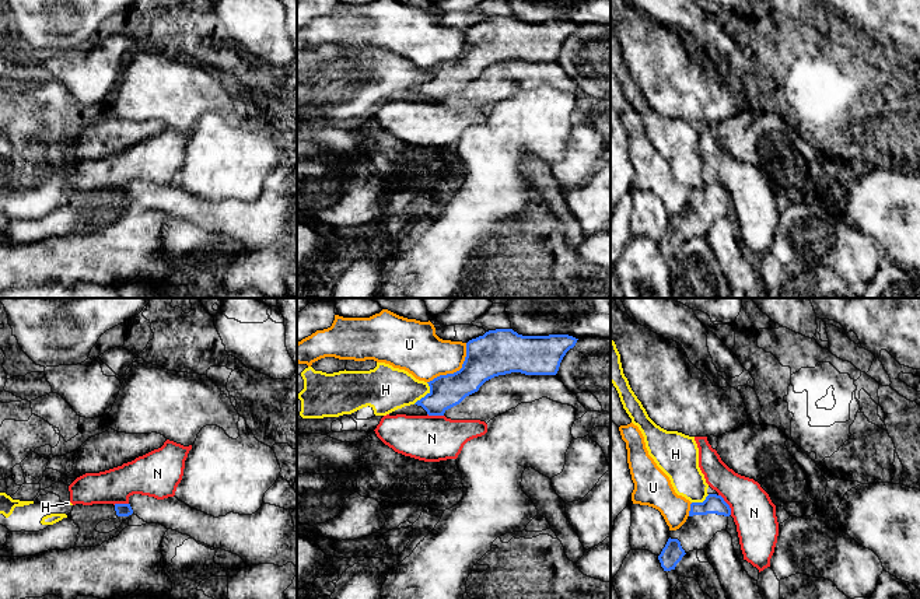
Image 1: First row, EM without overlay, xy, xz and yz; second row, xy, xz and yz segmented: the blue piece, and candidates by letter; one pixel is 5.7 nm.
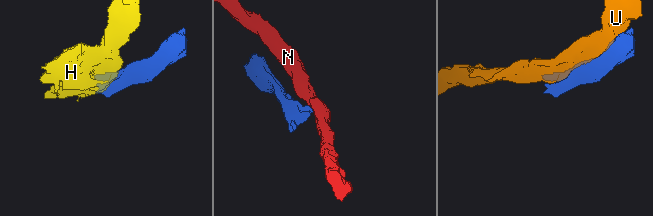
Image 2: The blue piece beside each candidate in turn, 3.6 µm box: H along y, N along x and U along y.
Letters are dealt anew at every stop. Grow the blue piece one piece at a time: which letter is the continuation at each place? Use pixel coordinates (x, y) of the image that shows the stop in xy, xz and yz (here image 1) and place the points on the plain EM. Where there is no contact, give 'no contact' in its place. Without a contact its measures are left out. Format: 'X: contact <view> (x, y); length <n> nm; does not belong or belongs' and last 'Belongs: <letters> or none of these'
H: contact xz (426, 81); length 150 nm; does not belong
N: contact yz (727, 191); length 140 nm; does not belong
U: contact xz (457, 58); length 320 nm; does not belong
Belongs: none of these

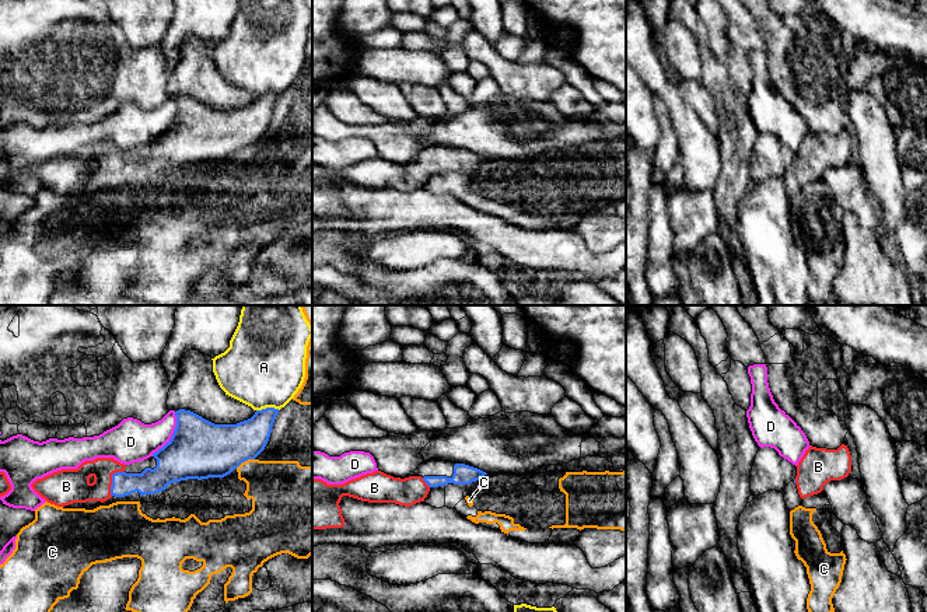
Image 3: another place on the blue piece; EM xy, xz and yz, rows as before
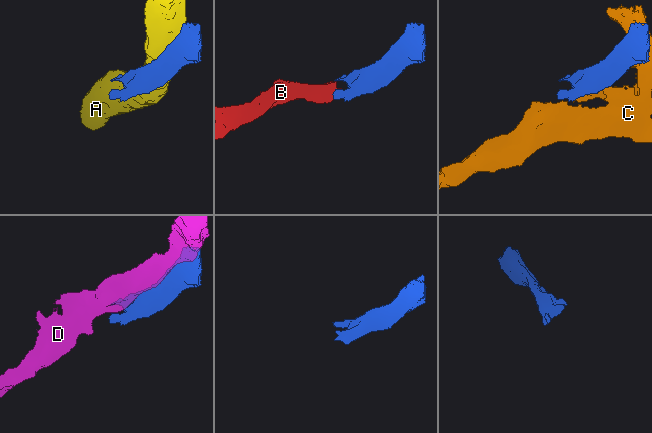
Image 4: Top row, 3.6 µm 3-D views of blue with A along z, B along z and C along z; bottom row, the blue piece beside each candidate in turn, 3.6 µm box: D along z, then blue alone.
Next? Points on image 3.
A: contact xy (268, 94); length 140 nm; does not belong
B: contact xy (112, 165); length 160 nm; belongs
C: contact xy (244, 147); length 130 nm; does not belong
D: contact xy (172, 121); length 300 nm; does not belong
Belongs: B

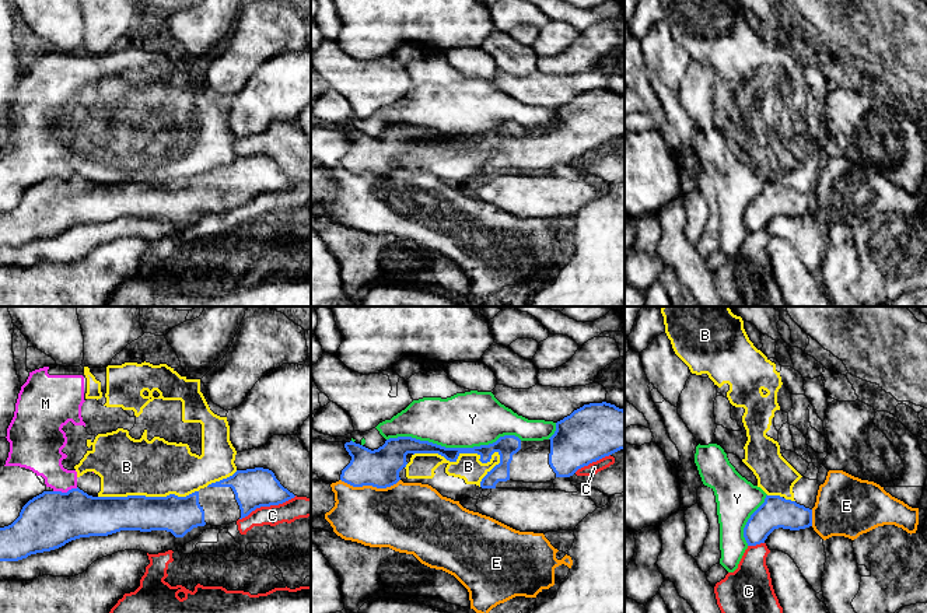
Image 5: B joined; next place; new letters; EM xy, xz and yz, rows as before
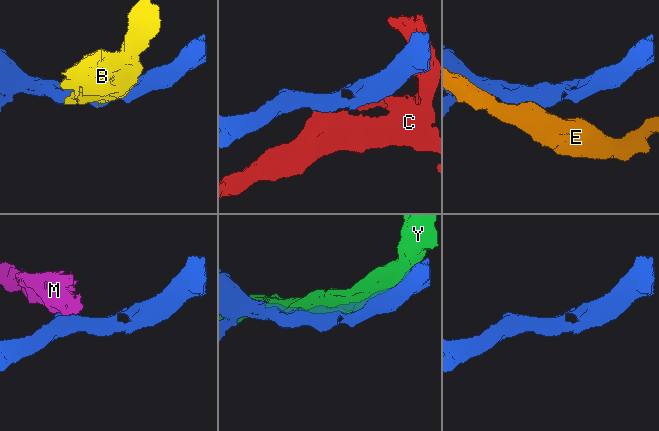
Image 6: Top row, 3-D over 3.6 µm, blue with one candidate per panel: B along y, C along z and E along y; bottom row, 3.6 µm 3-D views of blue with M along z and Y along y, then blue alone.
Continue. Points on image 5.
B: contact xz (462, 139); length 500 nm; does not belong
C: contact xy (268, 192); length 360 nm; does not belong
E: contact xz (370, 171); length 340 nm; does not belong
M: contact xy (65, 179); length 150 nm; does not belong
Y: contact xz (454, 135); length 800 nm; does not belong
Belongs: none of these

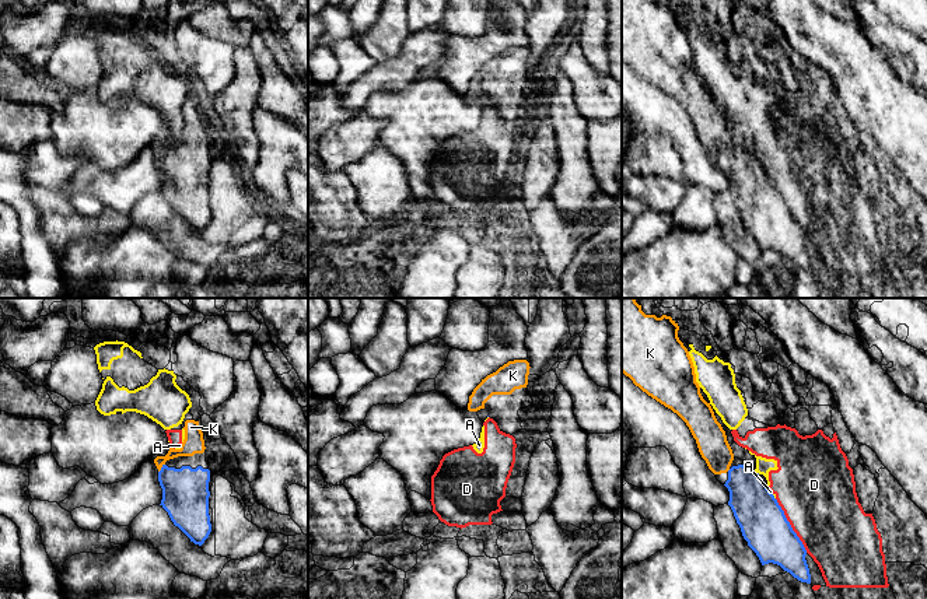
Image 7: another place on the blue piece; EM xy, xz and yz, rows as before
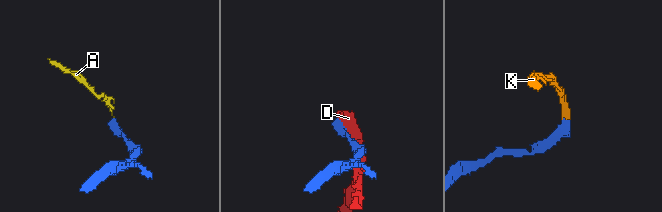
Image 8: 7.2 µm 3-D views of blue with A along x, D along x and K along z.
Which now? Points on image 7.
A: contact yz (755, 158); length 40 nm; does not belong
D: contact yz (790, 212); length 360 nm; does not belong
K: contact xy (161, 154); length 70 nm; belongs
Belongs: K

